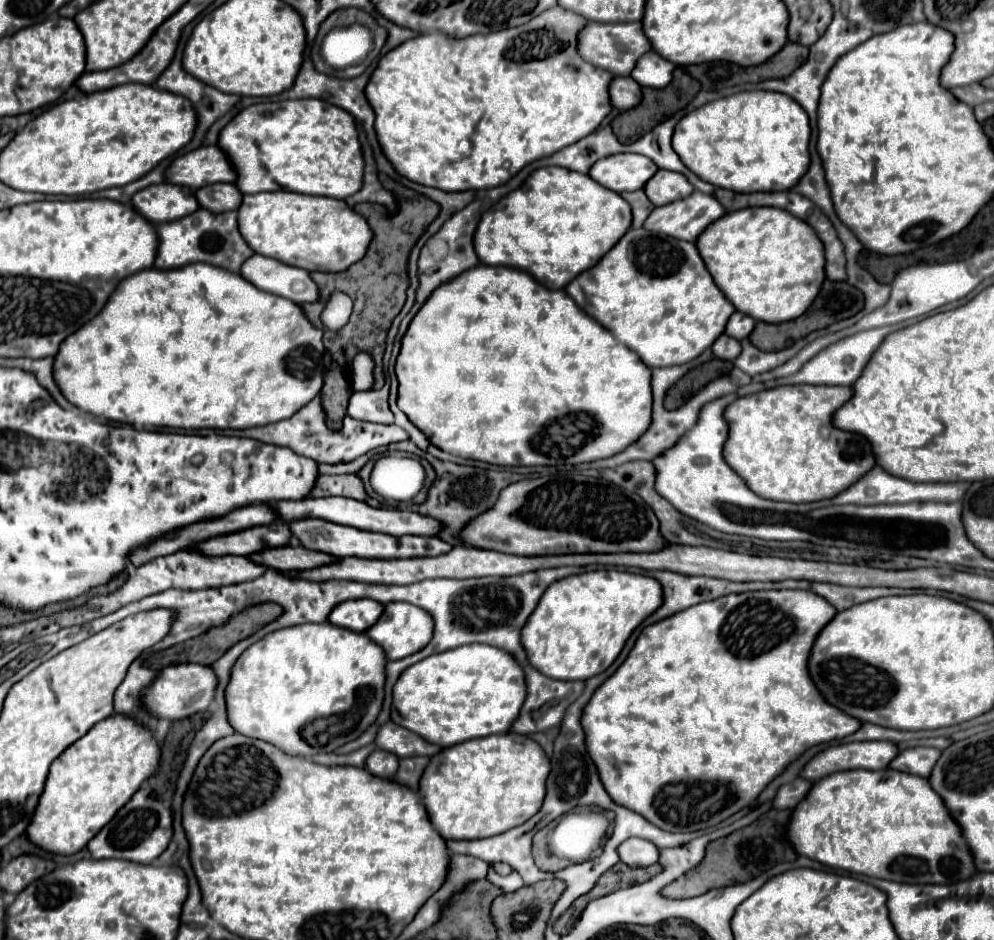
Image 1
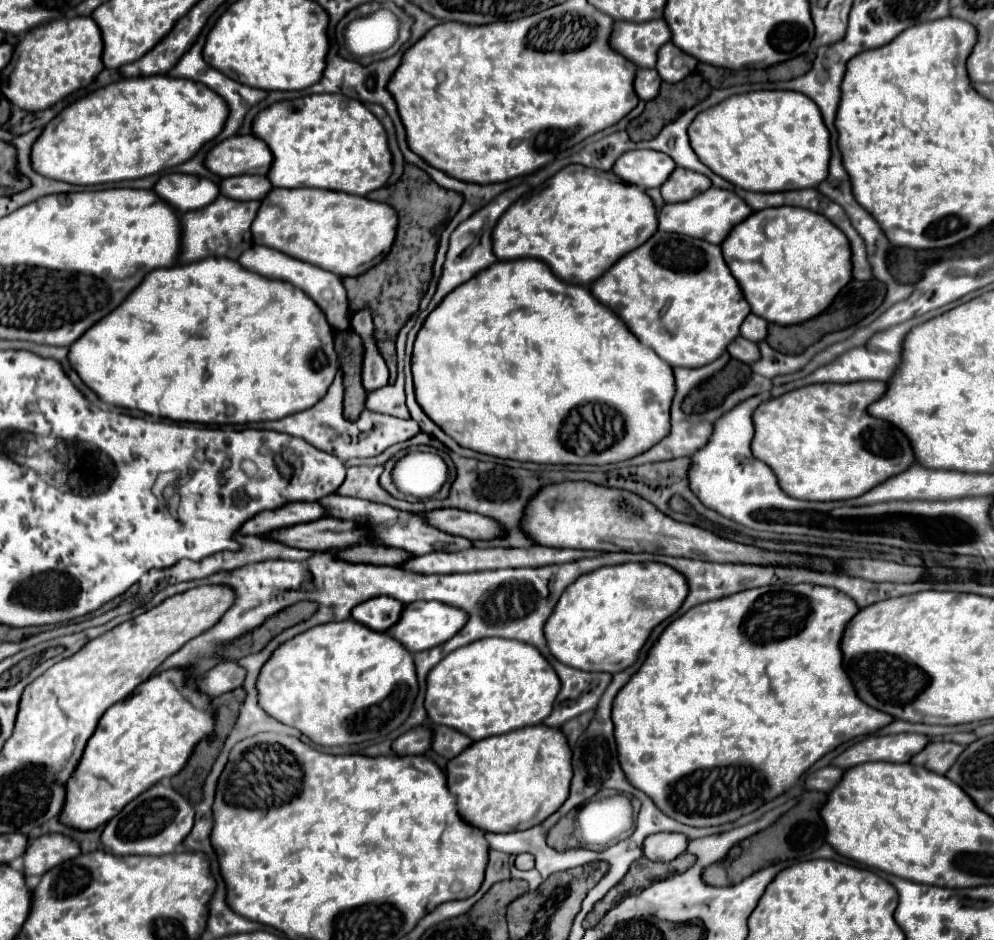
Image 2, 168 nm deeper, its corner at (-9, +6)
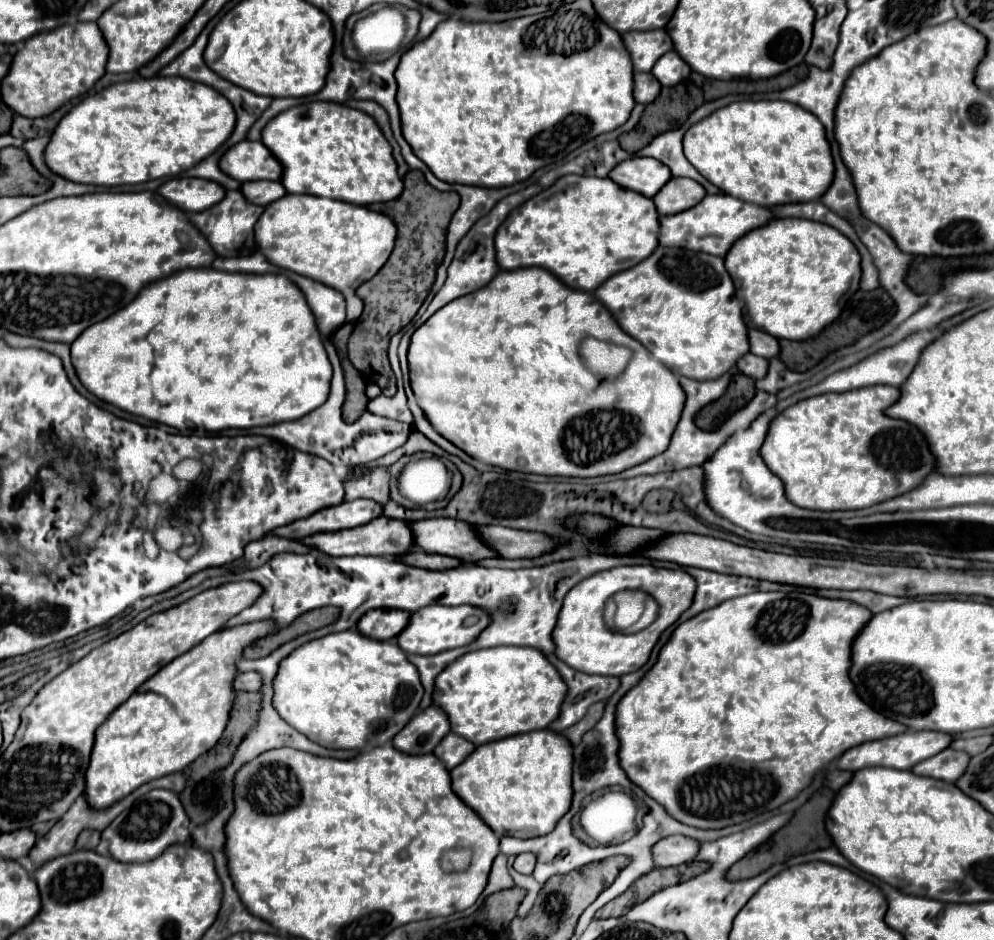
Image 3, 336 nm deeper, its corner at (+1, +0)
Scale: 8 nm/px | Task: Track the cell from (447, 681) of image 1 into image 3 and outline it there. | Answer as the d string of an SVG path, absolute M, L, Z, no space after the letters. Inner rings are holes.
M496 646L468 652L436 678L434 704L450 716L452 732L476 746L522 732L548 728L560 716L568 686L552 662L536 648Z

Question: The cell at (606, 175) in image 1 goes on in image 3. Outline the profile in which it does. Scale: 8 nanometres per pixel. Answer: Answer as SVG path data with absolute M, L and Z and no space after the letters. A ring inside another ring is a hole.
M634 156L630 160L620 162L610 172L610 178L622 188L630 188L634 192L640 192L652 198L672 178L672 174L670 174L670 168L658 162L656 158Z

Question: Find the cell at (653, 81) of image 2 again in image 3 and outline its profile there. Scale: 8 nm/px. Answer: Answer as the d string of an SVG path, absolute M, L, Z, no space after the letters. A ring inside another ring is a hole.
M650 72L634 74L634 100L640 104L650 104L660 94L660 82Z

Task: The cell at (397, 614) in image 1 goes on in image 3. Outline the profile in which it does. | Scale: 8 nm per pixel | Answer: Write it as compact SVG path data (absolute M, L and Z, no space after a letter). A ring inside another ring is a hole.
M434 604L414 612L410 618L410 624L396 640L398 640L398 646L408 654L438 654L444 650L468 646L482 634L482 630L486 630L486 626L490 626L490 614L482 608Z

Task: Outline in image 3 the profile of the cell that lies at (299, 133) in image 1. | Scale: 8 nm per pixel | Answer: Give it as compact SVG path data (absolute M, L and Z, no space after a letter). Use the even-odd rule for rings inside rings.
M308 102L278 114L262 132L262 142L284 166L282 186L288 194L312 194L366 206L402 194L398 164L380 126L366 112L336 102Z

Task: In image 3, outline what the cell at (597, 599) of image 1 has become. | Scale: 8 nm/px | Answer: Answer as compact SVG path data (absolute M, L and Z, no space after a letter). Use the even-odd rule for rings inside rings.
M646 564L646 566L618 566L606 572L598 572L582 580L578 586L574 586L566 594L564 606L552 636L556 642L556 656L564 660L568 666L572 666L574 670L580 670L586 674L624 676L628 672L634 672L648 662L650 652L656 646L660 634L668 626L672 626L684 610L690 608L692 600L694 600L694 578L690 578L690 574L684 574L684 570L666 570L666 568L654 568ZM630 588L640 588L642 592L650 594L660 604L660 614L656 622L642 632L618 634L606 628L602 620L602 610L606 600L612 594L620 590L630 590Z

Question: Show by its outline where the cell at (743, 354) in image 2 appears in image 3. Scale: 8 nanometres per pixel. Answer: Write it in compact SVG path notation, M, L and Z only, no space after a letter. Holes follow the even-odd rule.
M746 354L742 358L742 362L738 362L738 370L754 380L758 378L764 378L766 376L766 370L768 370L768 360L766 358L758 358L754 354Z

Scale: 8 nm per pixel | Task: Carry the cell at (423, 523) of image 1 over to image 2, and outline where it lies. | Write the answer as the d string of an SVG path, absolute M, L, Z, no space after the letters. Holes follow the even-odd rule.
M438 508L438 510L428 510L428 512L418 512L420 516L428 516L436 528L448 532L448 534L458 534L468 540L492 540L502 534L500 526L474 512L466 510L456 510L456 508Z

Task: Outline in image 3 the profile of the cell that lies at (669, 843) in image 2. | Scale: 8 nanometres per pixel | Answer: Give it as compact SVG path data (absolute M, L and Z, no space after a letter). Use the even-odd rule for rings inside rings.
M668 836L668 838L662 838L654 846L652 854L654 854L656 866L668 868L668 866L680 866L680 864L694 860L698 850L700 850L700 842L694 838Z

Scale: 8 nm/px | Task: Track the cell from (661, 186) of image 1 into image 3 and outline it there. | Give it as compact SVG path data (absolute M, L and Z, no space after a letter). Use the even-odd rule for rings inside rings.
M672 178L652 198L660 216L672 216L690 206L696 206L706 196L706 190L692 178Z

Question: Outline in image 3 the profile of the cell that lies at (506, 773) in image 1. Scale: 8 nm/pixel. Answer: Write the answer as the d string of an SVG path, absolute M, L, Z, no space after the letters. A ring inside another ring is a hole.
M538 730L526 732L518 736L510 736L506 740L496 740L478 746L462 764L458 764L452 776L454 792L480 814L480 818L498 834L498 836L516 836L516 838L532 838L544 836L558 820L570 810L572 802L572 744L564 734L554 730Z

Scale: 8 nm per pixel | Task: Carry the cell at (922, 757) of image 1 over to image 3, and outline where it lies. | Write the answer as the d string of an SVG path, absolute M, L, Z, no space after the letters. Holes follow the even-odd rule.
M948 748L940 754L928 758L926 762L916 764L912 768L912 772L918 776L928 776L928 778L936 778L936 780L954 784L966 772L968 764L970 764L970 754Z

